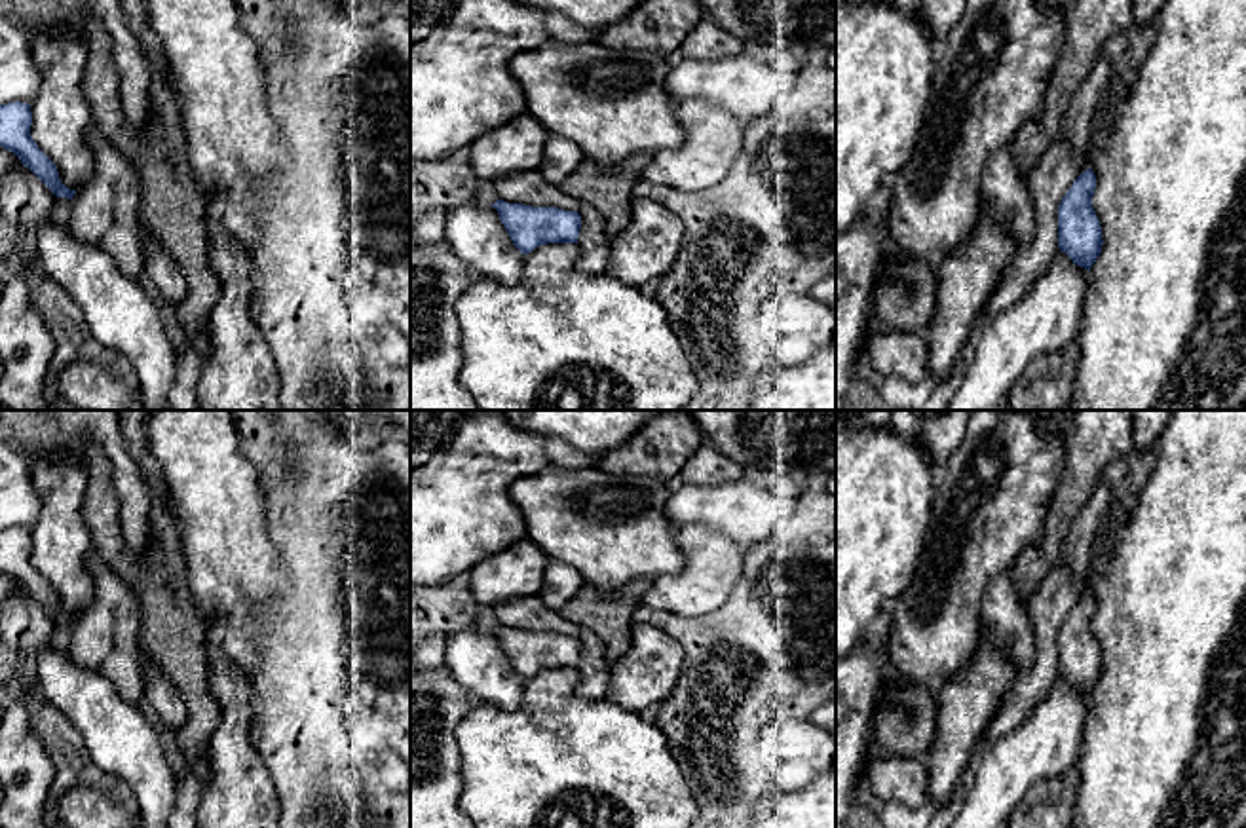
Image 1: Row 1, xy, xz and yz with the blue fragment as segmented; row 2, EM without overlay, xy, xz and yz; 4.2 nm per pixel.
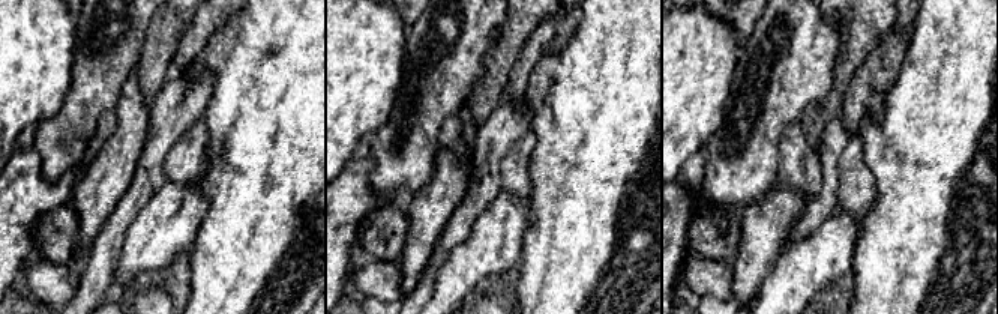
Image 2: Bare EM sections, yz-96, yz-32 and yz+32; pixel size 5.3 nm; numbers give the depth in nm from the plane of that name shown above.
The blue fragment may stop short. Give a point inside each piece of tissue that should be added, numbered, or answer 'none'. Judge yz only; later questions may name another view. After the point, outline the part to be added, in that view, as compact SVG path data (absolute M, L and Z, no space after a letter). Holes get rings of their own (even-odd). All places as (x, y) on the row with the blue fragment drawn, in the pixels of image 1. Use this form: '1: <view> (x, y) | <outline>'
none

